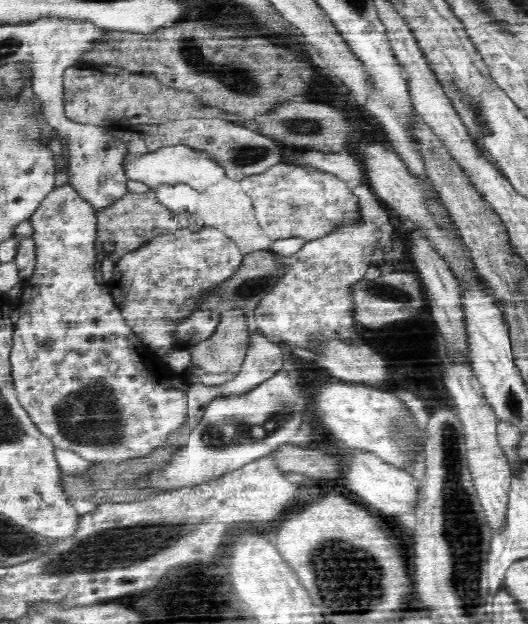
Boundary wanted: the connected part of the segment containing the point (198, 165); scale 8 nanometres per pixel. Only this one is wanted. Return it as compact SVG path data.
M184 145L168 146L137 158L125 158L122 168L128 179L143 182L150 189L158 188L162 184L186 183L194 190L202 192L226 177L225 170L207 154Z

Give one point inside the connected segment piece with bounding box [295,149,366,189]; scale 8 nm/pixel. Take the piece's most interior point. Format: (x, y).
(343, 165)

